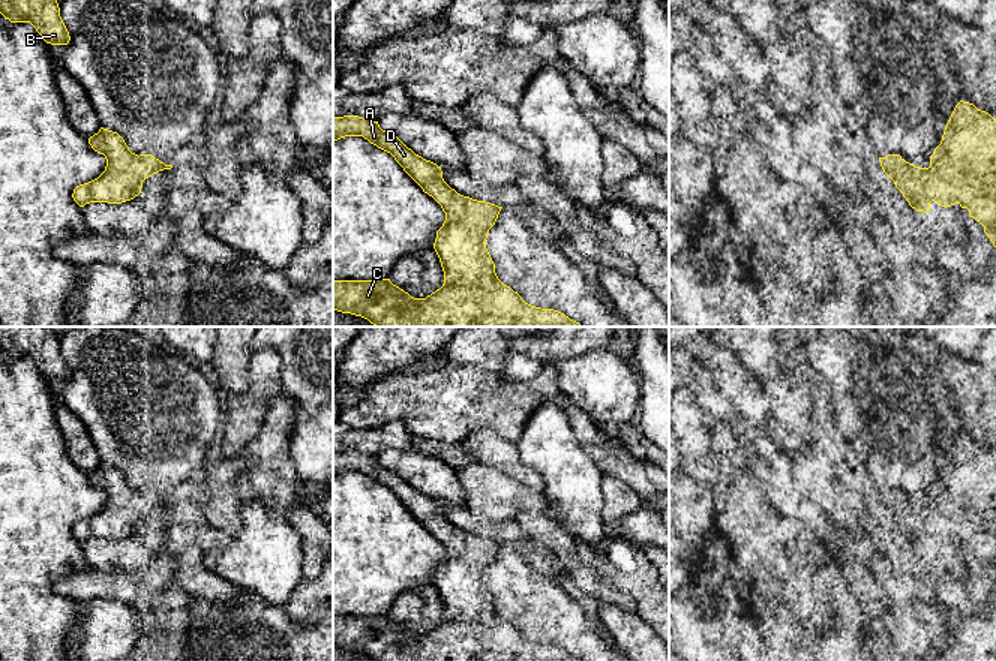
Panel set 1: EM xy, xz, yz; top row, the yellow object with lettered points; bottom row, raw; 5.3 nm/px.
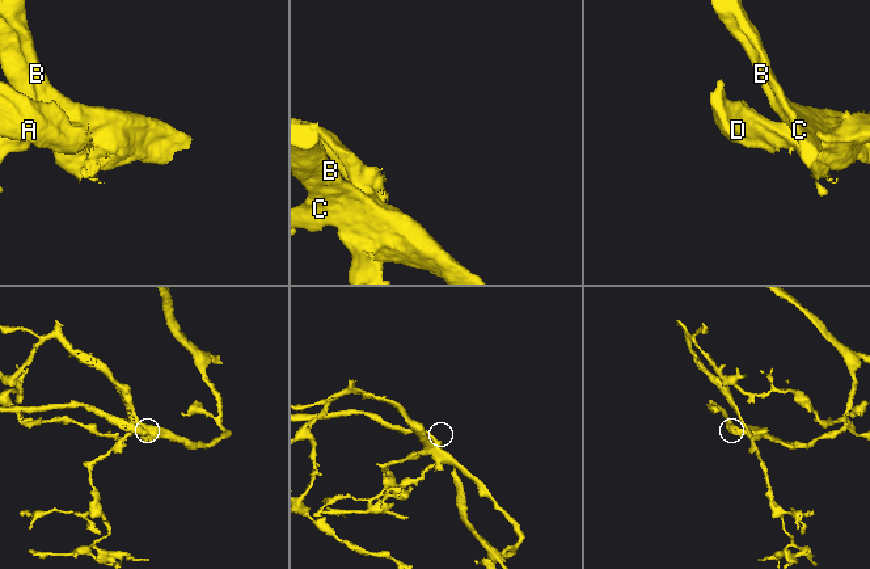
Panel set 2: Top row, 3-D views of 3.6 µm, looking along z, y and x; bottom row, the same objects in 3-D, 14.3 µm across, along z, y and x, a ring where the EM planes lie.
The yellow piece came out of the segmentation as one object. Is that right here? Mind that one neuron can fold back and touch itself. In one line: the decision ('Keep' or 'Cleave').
Cleave

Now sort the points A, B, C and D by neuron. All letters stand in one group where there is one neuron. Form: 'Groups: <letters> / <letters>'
Groups: A D / B C

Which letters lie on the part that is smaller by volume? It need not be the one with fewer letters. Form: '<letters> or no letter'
A, D

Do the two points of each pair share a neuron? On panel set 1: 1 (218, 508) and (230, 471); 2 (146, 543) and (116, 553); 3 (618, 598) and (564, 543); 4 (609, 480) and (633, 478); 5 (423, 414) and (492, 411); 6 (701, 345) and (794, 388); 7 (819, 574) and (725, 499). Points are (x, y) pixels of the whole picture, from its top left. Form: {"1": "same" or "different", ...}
{"1": "same", "2": "same", "3": "same", "4": "different", "5": "same", "6": "different", "7": "same"}

